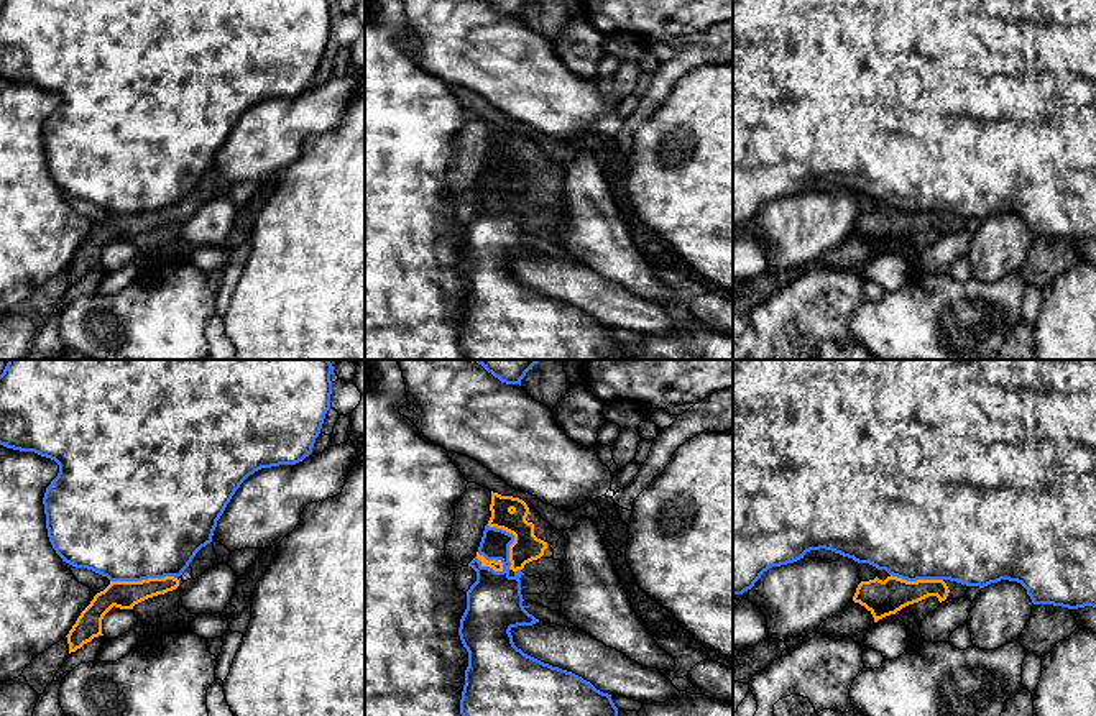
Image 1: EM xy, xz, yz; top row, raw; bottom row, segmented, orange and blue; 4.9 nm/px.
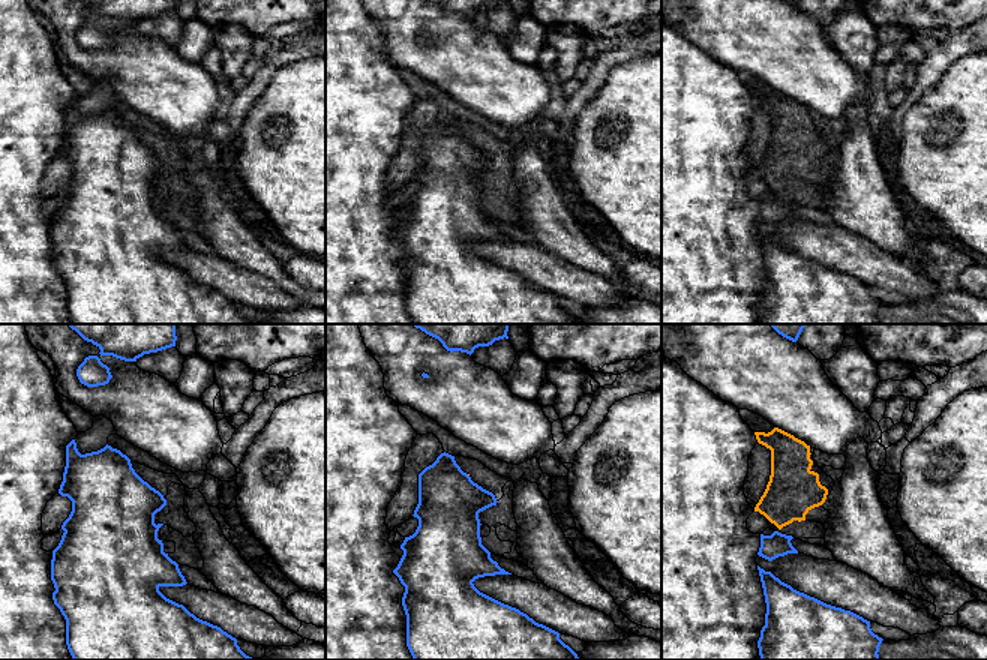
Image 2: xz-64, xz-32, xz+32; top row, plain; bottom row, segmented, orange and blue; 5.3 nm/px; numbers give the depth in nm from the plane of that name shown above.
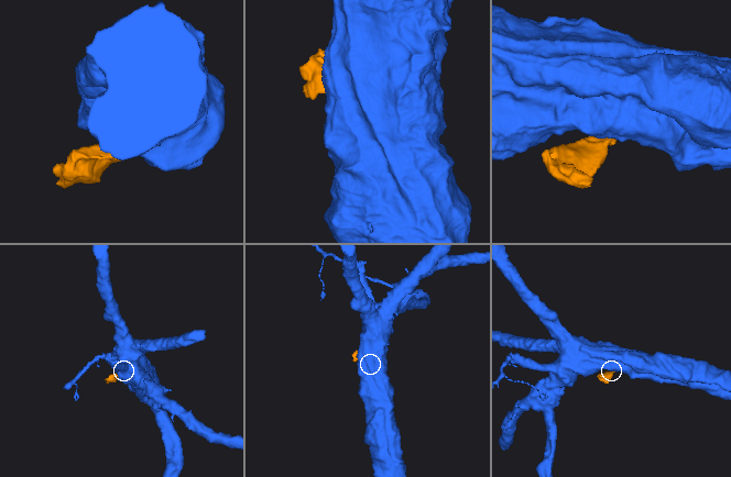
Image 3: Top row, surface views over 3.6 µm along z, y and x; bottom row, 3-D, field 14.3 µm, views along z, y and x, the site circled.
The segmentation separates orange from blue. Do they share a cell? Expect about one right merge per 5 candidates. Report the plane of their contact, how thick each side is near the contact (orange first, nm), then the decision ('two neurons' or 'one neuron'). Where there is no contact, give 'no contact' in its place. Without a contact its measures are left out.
contact in xy; calibres 140 and 500 nm; two neurons

